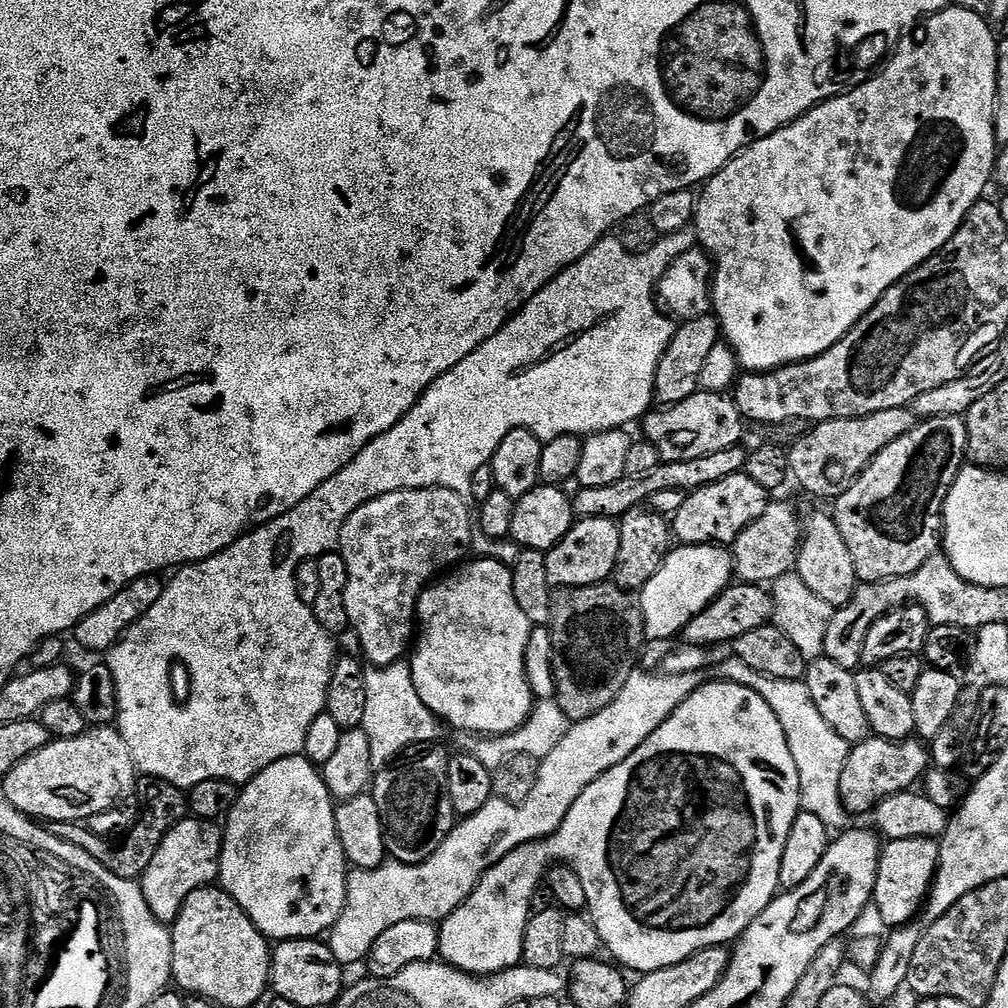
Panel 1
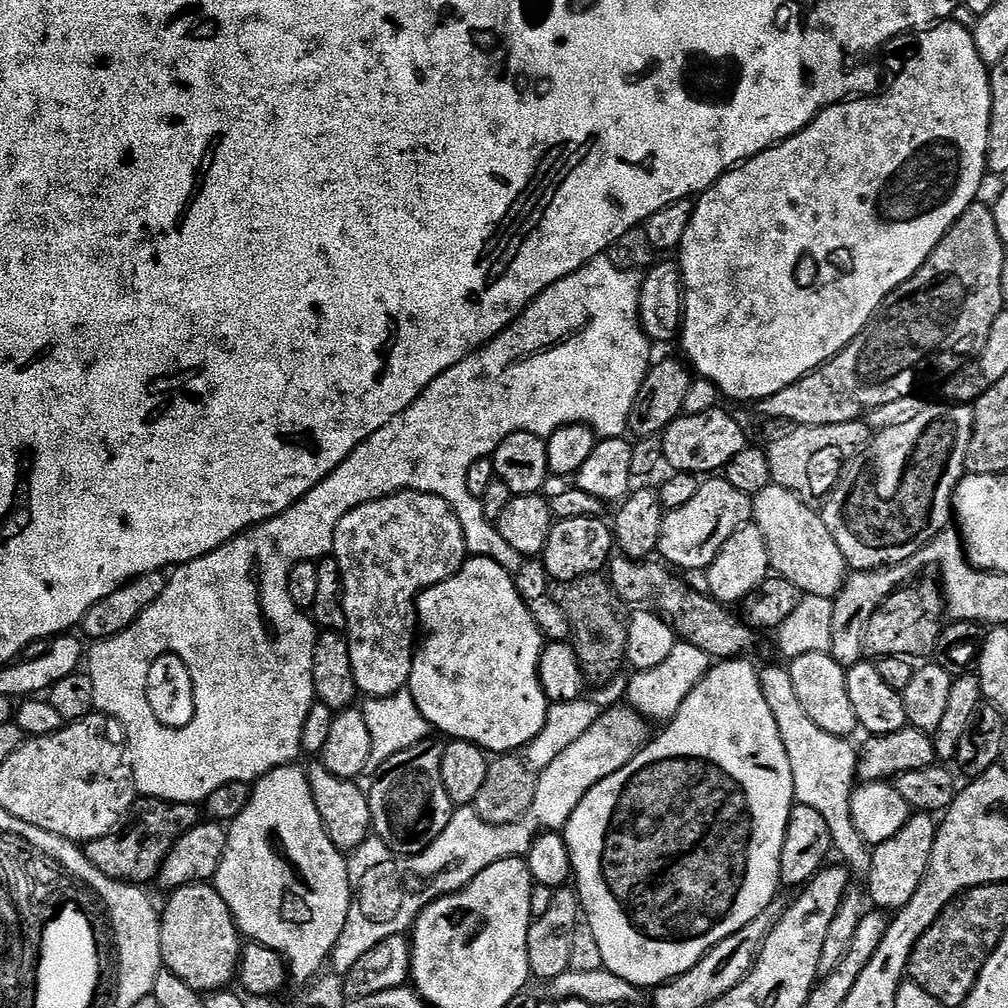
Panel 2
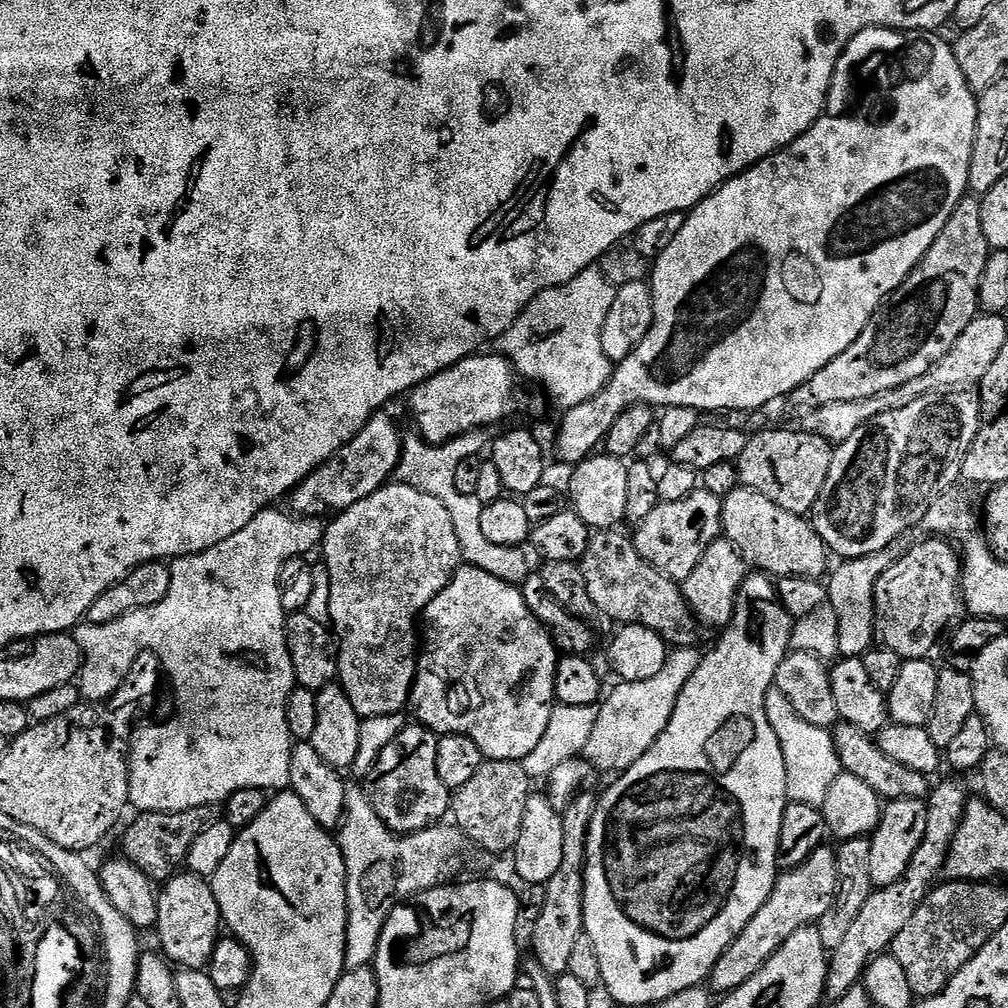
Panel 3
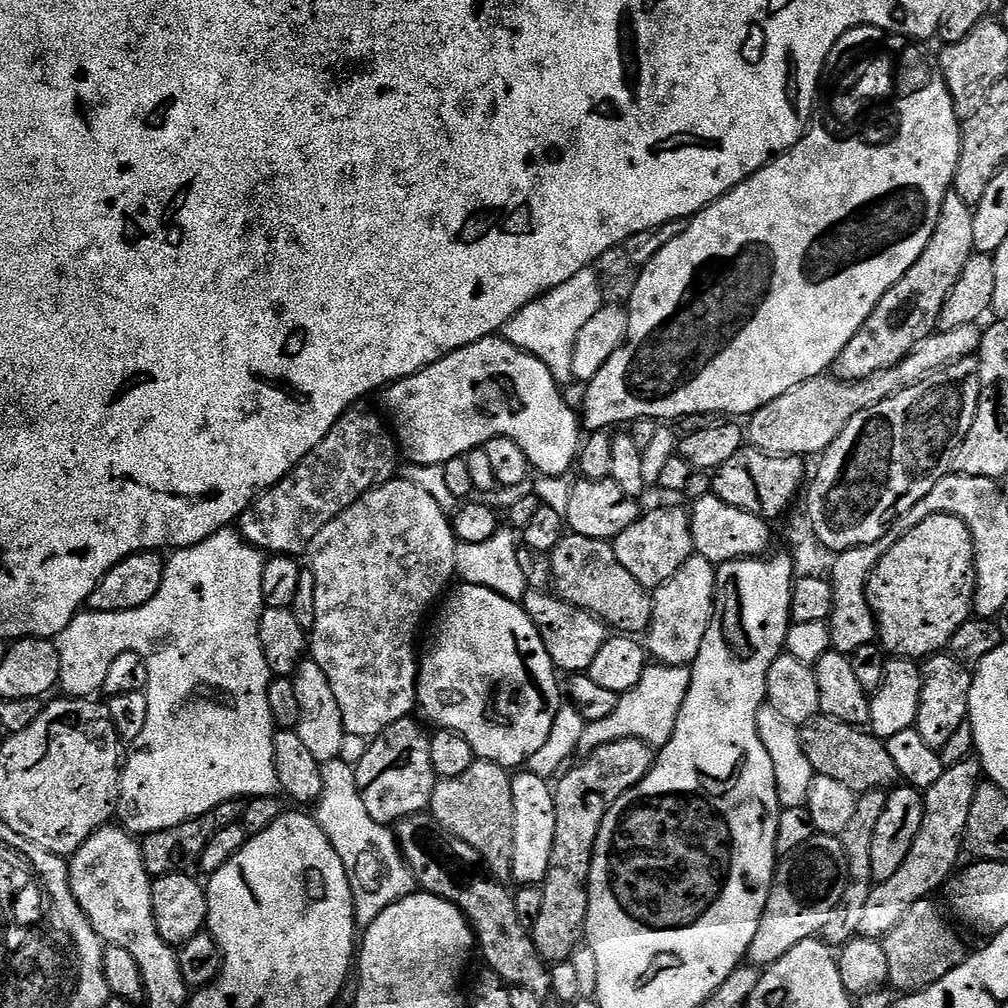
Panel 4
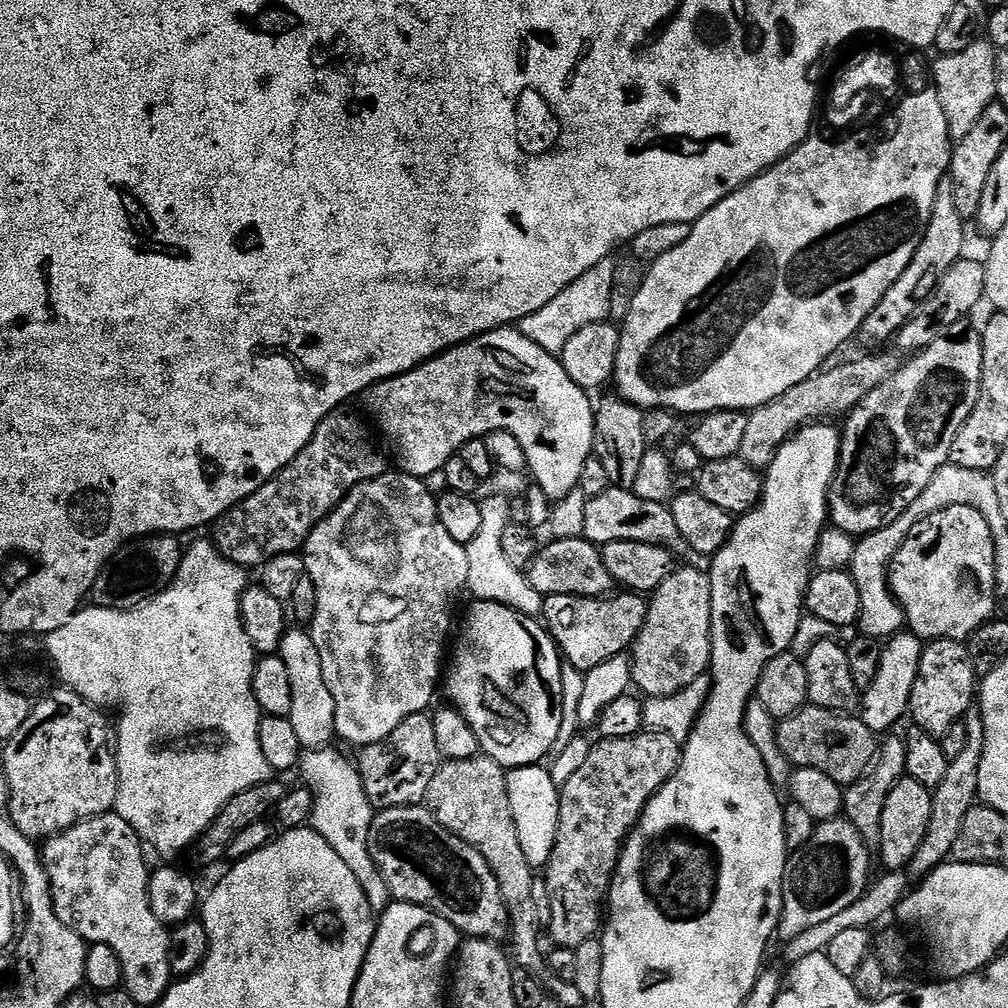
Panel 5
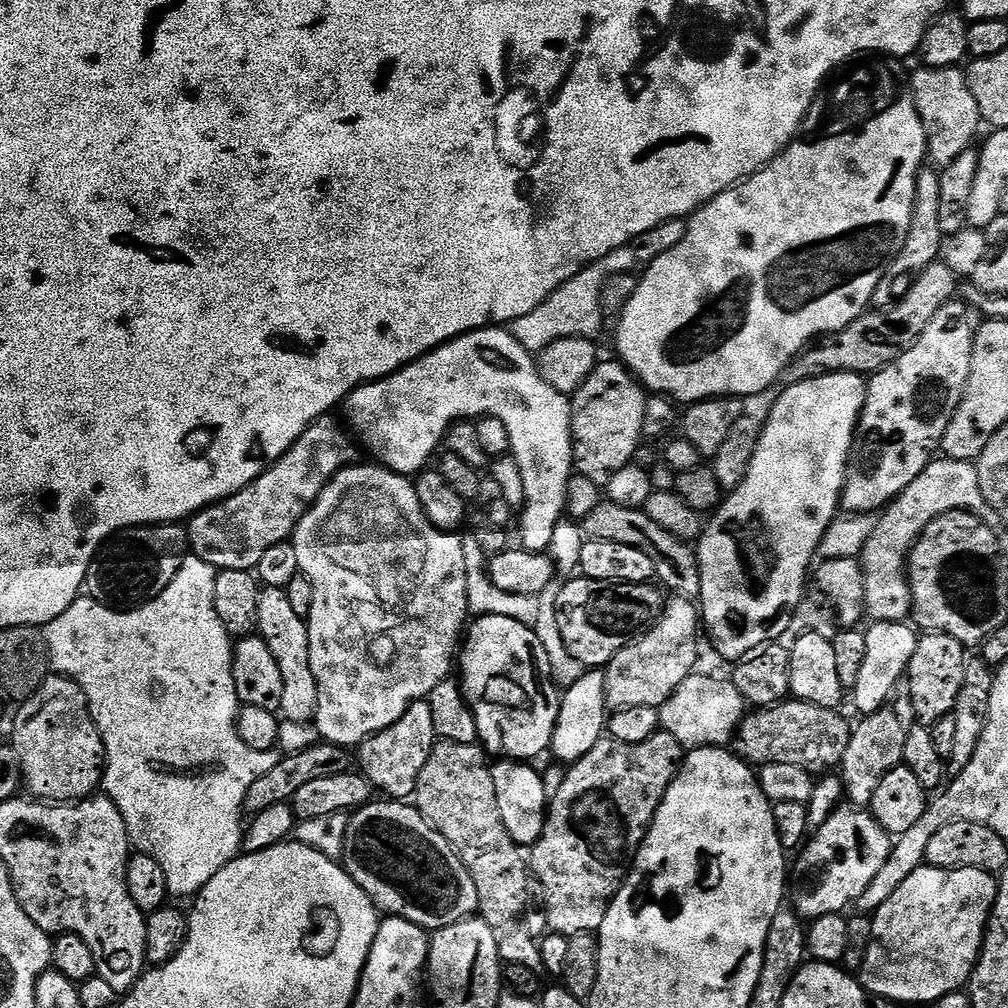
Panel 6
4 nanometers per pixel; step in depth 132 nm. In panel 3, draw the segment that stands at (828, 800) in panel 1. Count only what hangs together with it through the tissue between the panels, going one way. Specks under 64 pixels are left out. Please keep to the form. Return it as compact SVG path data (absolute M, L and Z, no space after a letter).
M773 686L766 694L766 718L778 734L782 746L782 758L786 762L786 790L789 801L793 804L823 805L827 791L834 786L834 778L841 774L840 759L836 753L836 743L832 741L832 732L826 728L810 726L786 702L786 696Z

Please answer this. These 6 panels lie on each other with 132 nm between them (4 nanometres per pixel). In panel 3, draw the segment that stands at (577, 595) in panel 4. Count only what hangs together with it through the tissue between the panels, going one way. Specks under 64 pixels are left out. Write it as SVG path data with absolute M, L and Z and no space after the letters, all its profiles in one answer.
M620 530L597 531L578 563L593 609L613 620L613 625L637 624L654 630L665 644L676 648L691 648L697 643L698 624L685 605L681 585L650 566L650 562L638 554L635 543L629 537L627 540Z

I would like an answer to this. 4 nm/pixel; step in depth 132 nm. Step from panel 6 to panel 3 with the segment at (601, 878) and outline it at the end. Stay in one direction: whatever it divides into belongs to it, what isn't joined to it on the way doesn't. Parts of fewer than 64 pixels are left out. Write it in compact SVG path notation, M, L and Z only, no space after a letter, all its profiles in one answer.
M587 790L581 791L572 797L571 804L562 812L562 863L558 865L558 871L550 882L543 885L544 905L536 916L536 925L532 928L532 952L535 963L542 966L542 970L552 978L563 976L570 966L570 953L578 934L584 930L584 867L588 861L588 827L592 821L592 815L596 809L597 797L591 796Z

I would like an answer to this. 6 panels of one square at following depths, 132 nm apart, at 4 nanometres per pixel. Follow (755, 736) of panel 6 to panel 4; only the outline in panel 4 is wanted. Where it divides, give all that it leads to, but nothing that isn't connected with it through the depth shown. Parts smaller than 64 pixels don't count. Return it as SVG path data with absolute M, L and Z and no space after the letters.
M821 714L803 725L800 741L806 750L806 758L810 758L815 775L834 778L834 782L842 782L842 786L854 793L888 790L897 783L896 767L890 759L887 743L863 727L838 722Z

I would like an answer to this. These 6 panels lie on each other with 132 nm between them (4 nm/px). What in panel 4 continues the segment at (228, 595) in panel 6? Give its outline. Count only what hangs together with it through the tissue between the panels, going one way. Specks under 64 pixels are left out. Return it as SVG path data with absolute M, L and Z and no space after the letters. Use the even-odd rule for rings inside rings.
M265 607L260 616L260 641L272 675L276 677L268 691L270 714L274 718L277 729L294 730L300 721L300 710L296 681L292 677L295 677L296 669L306 659L306 653L310 648L309 633L300 625L298 618L294 618L291 608ZM280 676L288 676L288 680L280 680Z

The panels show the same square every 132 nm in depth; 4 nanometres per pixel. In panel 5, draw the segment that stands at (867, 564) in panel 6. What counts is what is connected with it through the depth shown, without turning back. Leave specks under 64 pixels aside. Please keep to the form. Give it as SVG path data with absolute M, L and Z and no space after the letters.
M947 463L940 467L938 474L930 478L930 486L894 518L882 530L872 532L868 536L861 536L855 541L852 561L850 563L850 573L854 586L858 590L860 599L860 612L858 617L859 631L863 635L877 641L884 642L897 635L905 627L904 612L900 609L900 604L892 597L891 589L888 588L888 563L898 554L898 546L906 542L910 530L922 522L930 514L942 510L946 506L974 506L983 509L984 504L991 505L994 497L992 494L992 478L988 472L978 470L966 470L962 466L954 463Z

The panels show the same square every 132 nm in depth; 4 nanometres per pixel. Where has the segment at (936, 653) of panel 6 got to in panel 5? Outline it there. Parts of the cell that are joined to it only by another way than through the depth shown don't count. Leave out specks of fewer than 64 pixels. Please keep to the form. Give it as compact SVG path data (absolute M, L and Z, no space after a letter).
M934 640L923 645L918 674L910 690L907 715L917 729L927 736L943 738L950 726L965 719L978 692L978 673L970 662L968 649L958 640Z

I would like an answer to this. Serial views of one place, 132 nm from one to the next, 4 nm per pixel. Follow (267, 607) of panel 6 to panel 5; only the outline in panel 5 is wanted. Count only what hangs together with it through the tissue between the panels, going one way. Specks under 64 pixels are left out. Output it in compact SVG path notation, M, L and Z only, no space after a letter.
M289 627L280 639L278 655L282 666L286 666L287 676L290 677L290 710L287 718L290 726L294 728L294 734L298 734L301 749L329 747L336 736L334 700L330 698L330 690L326 690L326 682L322 678L322 664L311 635L303 627Z

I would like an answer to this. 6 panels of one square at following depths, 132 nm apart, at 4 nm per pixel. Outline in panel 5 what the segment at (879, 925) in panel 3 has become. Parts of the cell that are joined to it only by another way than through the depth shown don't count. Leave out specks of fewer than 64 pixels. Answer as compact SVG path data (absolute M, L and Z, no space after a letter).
M976 726L971 729L964 749L954 758L946 770L946 778L932 792L932 821L928 824L928 832L918 846L914 858L908 864L907 875L923 878L932 872L939 864L945 863L950 850L954 846L956 836L960 833L960 819L973 807L976 796L976 771L980 765L980 755L984 745L984 730Z

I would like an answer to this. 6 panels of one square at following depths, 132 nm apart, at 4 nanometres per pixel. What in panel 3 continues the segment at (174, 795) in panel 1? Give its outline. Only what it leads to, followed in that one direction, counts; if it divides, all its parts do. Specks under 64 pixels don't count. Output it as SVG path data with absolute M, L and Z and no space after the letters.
M207 804L201 808L191 808L185 812L144 810L141 813L141 816L124 832L124 852L122 852L122 856L138 870L145 872L153 882L166 882L170 877L177 875L185 867L190 854L190 846L194 846L198 834L202 834L202 830L210 830L210 826L218 826L218 822L224 819L224 809L218 804Z

